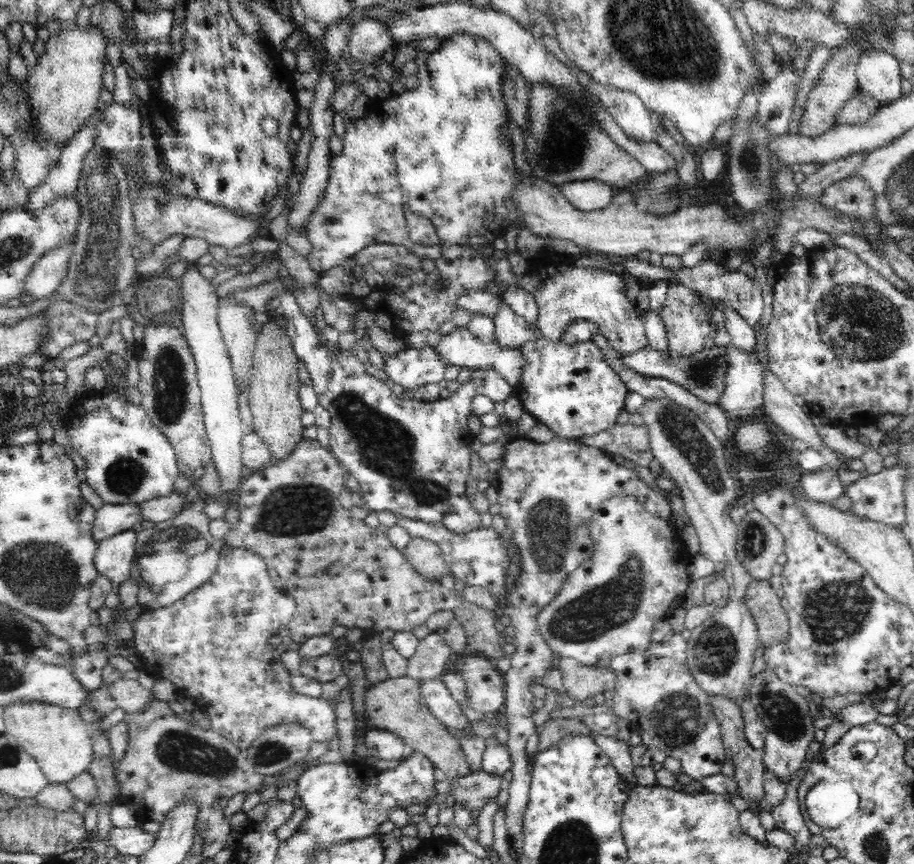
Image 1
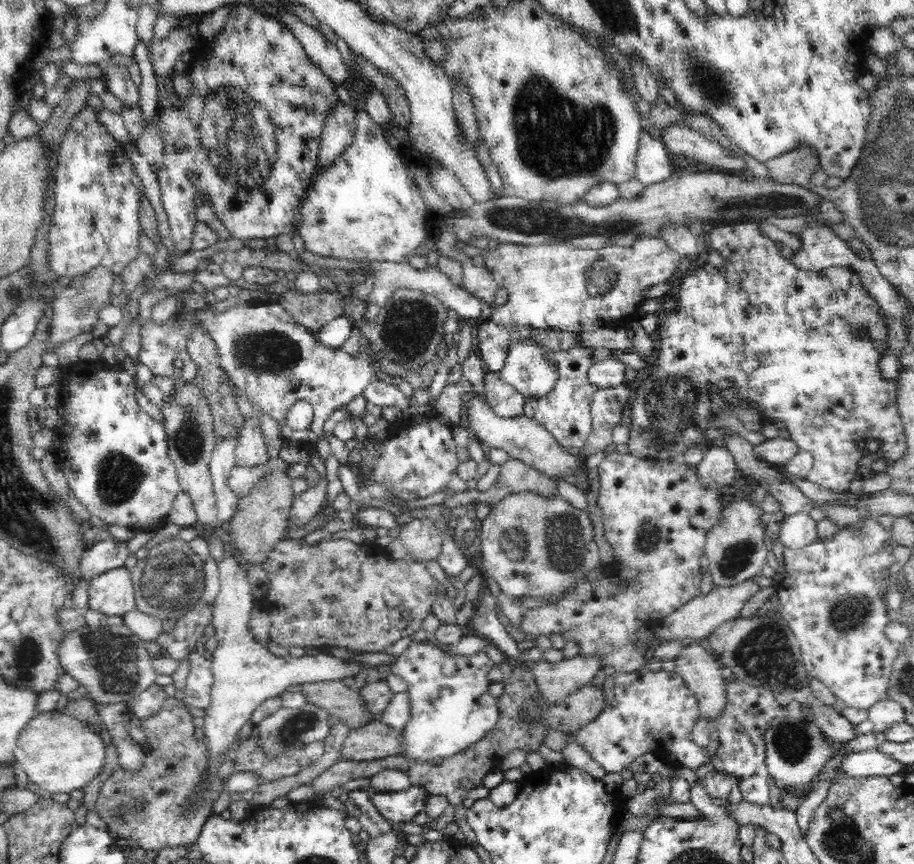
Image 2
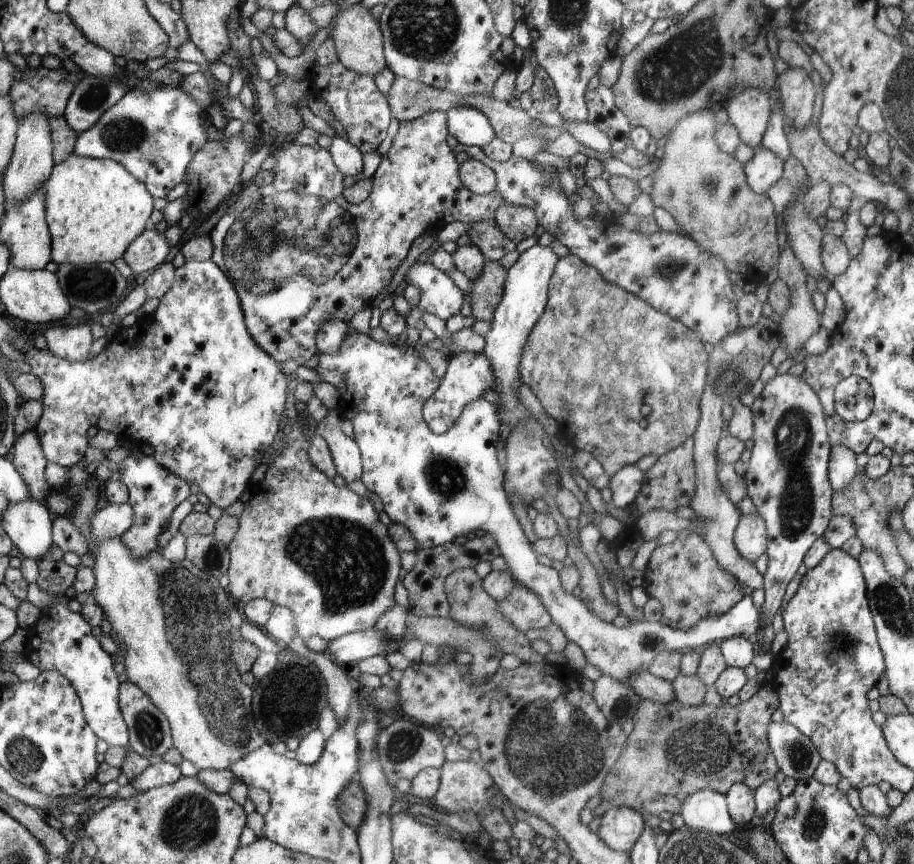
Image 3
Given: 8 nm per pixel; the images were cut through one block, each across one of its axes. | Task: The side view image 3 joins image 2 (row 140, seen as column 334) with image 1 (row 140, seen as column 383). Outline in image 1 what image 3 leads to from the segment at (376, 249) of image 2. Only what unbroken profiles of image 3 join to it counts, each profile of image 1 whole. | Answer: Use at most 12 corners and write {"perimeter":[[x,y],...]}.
{"perimeter":[[469,34],[346,119],[304,230],[320,276],[378,244],[490,245],[521,181],[507,64]]}

